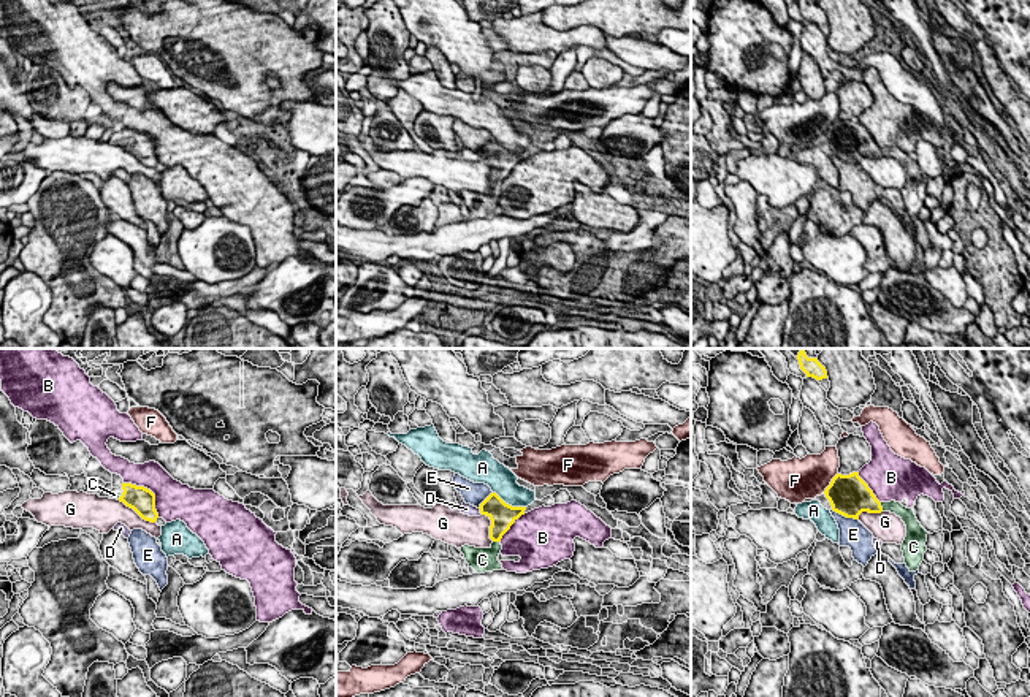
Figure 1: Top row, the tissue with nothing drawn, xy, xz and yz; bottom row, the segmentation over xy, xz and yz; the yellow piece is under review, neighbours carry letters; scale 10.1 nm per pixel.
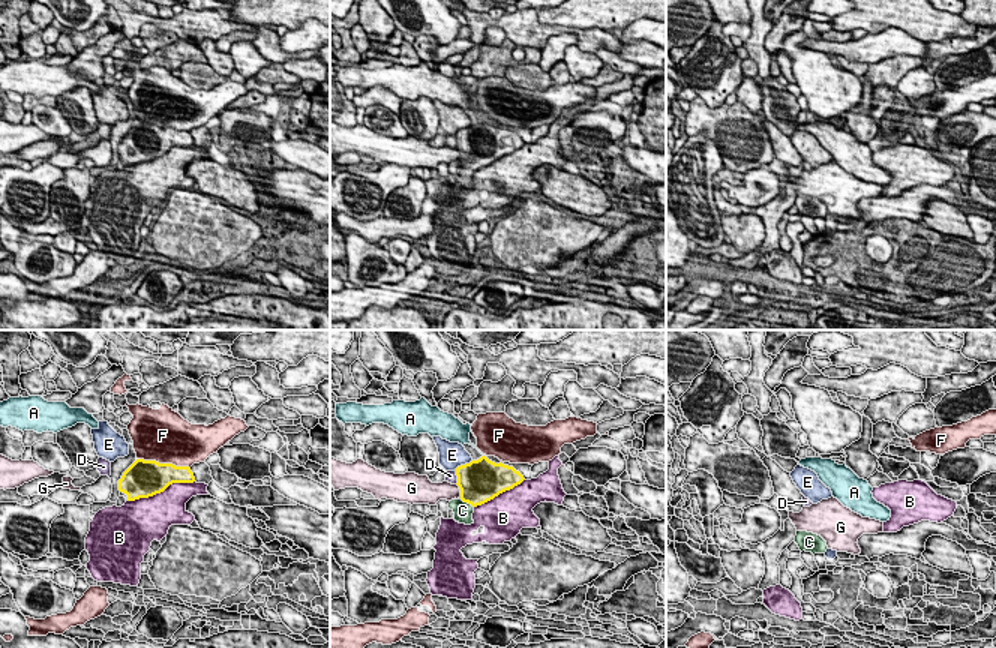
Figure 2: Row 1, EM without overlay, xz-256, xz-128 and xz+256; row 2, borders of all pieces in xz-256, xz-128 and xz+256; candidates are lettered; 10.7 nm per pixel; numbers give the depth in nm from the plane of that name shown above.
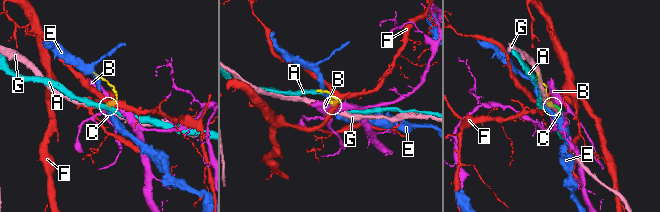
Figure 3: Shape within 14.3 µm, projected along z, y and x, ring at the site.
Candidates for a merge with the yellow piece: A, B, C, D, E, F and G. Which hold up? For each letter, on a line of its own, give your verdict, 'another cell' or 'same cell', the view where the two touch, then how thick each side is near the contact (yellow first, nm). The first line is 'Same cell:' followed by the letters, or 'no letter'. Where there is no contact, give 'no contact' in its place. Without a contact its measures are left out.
Same cell: C
A: another cell; contact in xz; calibres 260 and 280 nm
B: another cell; contact in xy; calibres 260 and 380 nm
C: same cell; contact in yz; calibres 300 and 130 nm
D: another cell; contact in xz; calibres 260 and 120 nm
E: another cell; contact in yz; calibres 420 and 280 nm
F: another cell; contact in yz; calibres 420 and 420 nm
G: another cell; contact in xy; calibres 260 and 240 nm

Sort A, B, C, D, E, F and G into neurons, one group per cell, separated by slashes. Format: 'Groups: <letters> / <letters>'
Groups: A / B / C / D / E / F / G

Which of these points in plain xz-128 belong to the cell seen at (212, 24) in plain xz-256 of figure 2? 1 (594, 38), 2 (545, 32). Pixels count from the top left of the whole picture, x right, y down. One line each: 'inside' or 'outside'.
1: inside
2: inside

